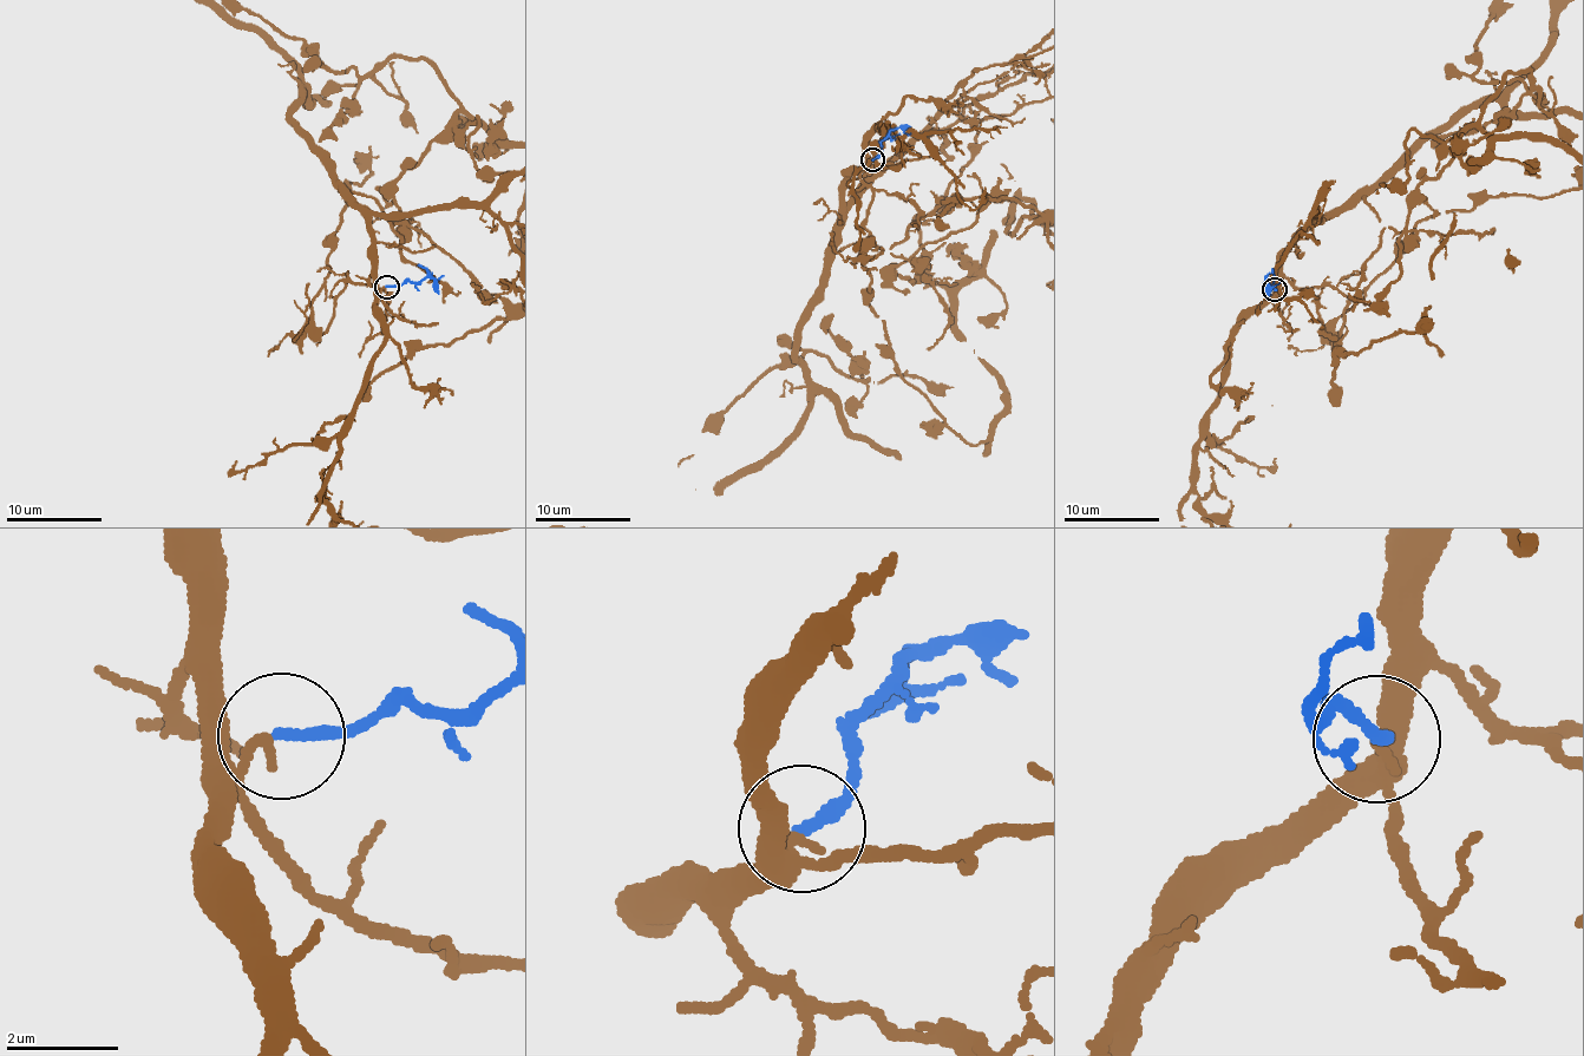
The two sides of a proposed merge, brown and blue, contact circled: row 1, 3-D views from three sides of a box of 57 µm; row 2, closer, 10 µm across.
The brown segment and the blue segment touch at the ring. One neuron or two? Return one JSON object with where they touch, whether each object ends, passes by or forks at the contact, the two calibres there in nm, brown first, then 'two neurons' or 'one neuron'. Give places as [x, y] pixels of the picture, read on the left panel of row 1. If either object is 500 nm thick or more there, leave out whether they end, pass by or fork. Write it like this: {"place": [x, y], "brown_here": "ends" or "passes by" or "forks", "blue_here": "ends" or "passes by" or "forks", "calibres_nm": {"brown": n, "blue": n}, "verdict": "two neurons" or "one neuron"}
{"place": [387, 287], "brown_here": "passes by", "blue_here": "ends", "calibres_nm": {"brown": 150, "blue": 240}, "verdict": "one neuron"}

